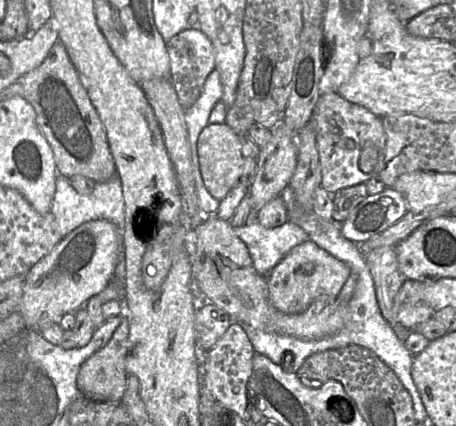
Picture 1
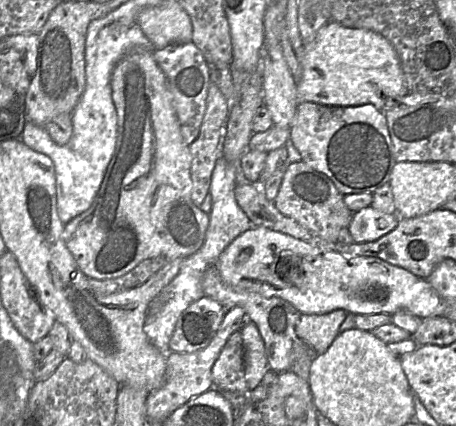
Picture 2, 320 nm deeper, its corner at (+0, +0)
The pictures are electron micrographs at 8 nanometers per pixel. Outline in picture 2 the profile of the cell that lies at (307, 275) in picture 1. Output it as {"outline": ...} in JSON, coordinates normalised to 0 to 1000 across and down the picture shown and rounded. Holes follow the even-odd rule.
{"outline":[[[471,624],[447,638],[443,676],[450,695],[493,725],[526,718],[537,728],[544,751],[559,758],[577,793],[590,866],[605,876],[636,871],[647,852],[675,847],[678,838],[689,845],[695,831],[711,829],[746,782],[746,763],[763,737],[752,725],[713,737],[664,737],[618,700],[581,697],[498,667]]]}

